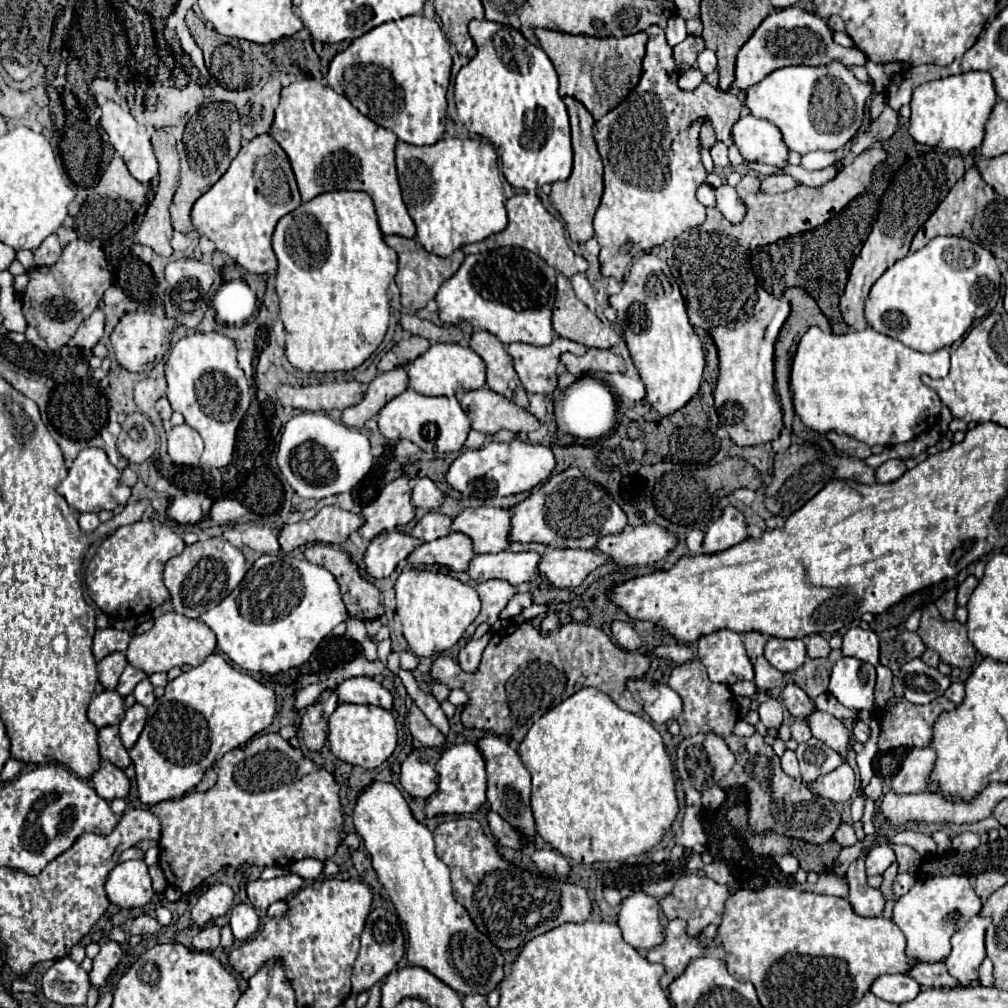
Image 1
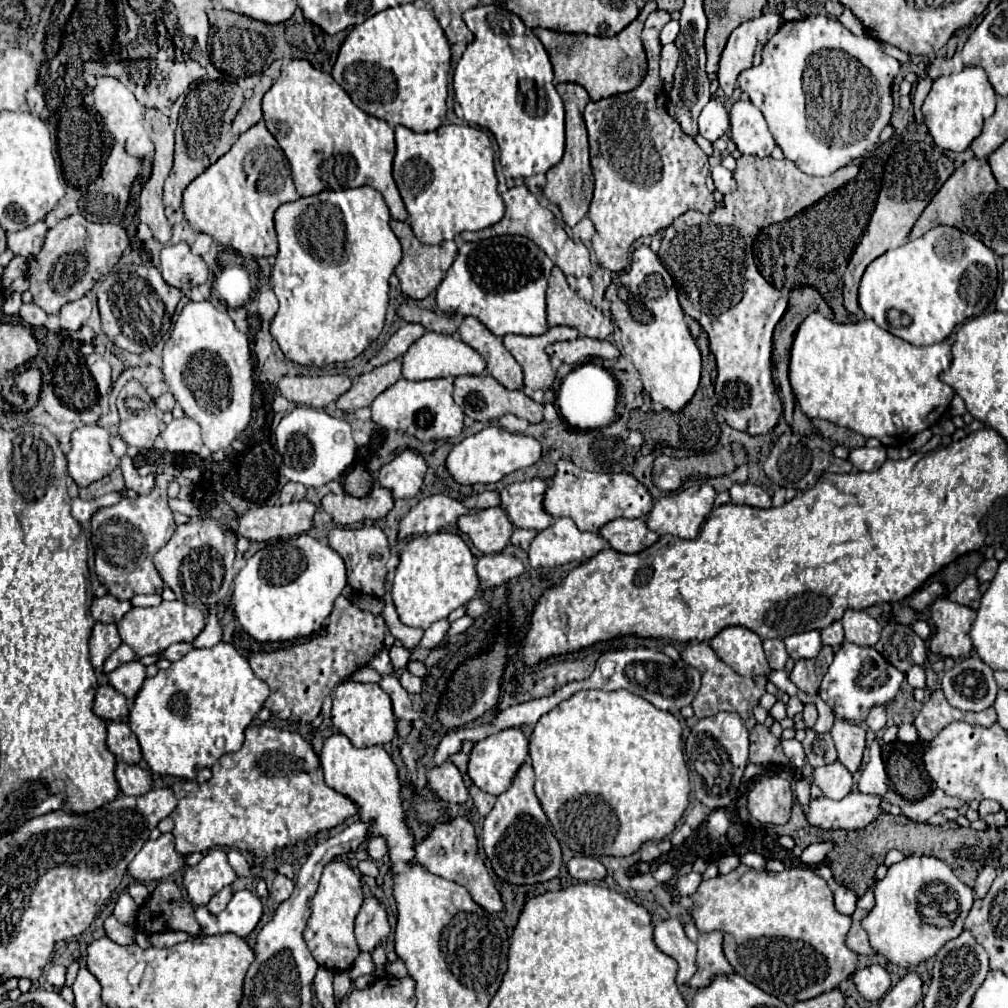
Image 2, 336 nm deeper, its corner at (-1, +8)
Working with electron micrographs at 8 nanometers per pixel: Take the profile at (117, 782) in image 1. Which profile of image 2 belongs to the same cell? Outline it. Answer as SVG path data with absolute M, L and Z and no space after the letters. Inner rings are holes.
M117 763L115 777L123 795L143 795L151 789L151 773L139 765Z

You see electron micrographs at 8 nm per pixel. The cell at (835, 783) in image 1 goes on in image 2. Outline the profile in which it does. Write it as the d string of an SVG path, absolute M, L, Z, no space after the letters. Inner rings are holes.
M835 761L831 765L817 767L813 771L813 783L829 799L843 799L853 789L853 777L839 761Z

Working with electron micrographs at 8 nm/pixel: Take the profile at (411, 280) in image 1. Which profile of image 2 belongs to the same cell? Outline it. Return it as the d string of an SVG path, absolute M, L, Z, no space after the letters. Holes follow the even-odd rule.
M391 221L391 229L403 247L403 259L395 267L395 275L399 277L401 291L411 299L425 299L431 291L437 289L437 285L443 281L445 273L453 265L453 261L457 257L457 245L453 241L443 241L441 245L423 245L413 235L409 223L405 223L405 221Z

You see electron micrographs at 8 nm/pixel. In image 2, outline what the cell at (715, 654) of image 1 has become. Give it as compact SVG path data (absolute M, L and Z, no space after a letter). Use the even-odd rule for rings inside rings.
M739 625L725 627L709 641L709 645L715 655L739 675L753 677L771 673L761 647L761 639L751 629Z

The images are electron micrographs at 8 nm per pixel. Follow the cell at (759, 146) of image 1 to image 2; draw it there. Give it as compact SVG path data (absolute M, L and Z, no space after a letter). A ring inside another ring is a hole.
M737 101L729 113L731 139L743 155L769 157L775 149L773 135L763 113L751 101Z

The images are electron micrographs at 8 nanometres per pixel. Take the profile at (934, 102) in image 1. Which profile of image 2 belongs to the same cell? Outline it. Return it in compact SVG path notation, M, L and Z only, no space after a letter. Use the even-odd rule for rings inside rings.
M965 67L961 73L951 73L933 81L921 113L935 143L943 149L961 153L981 135L983 121L995 113L995 99L997 95L987 79L987 73L981 67Z

